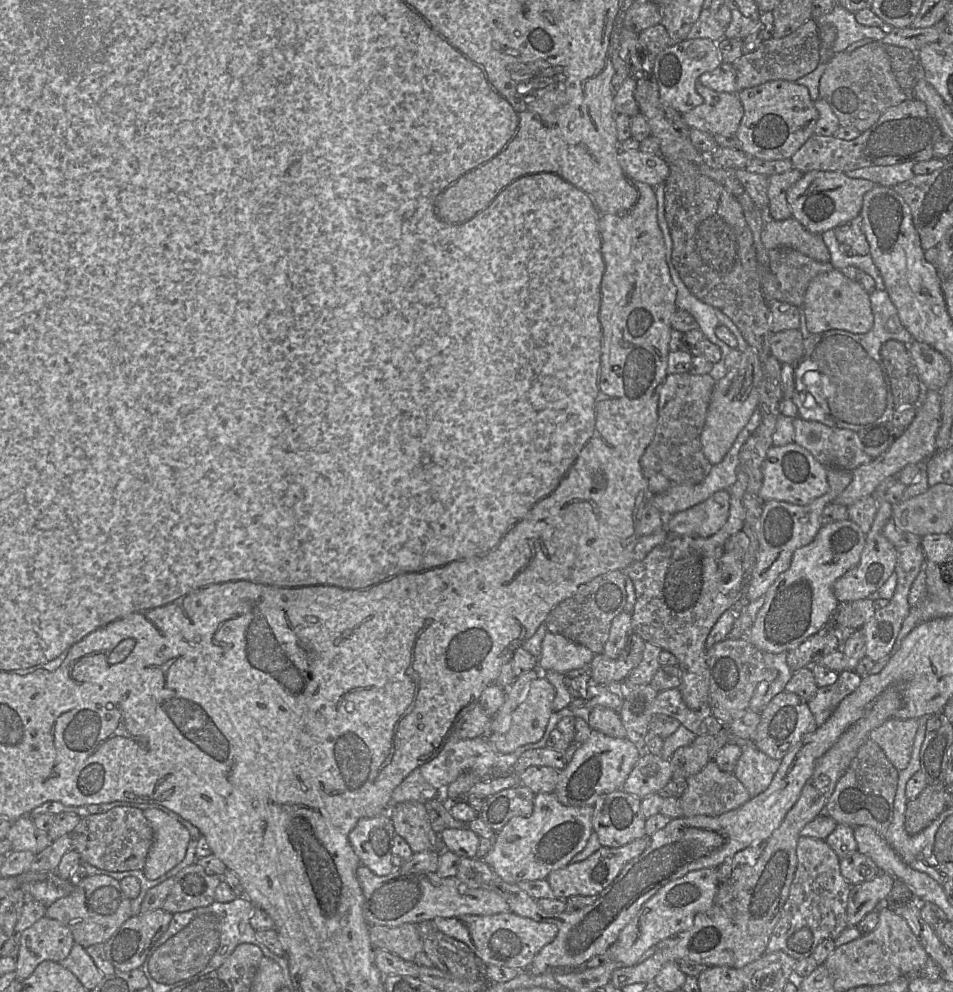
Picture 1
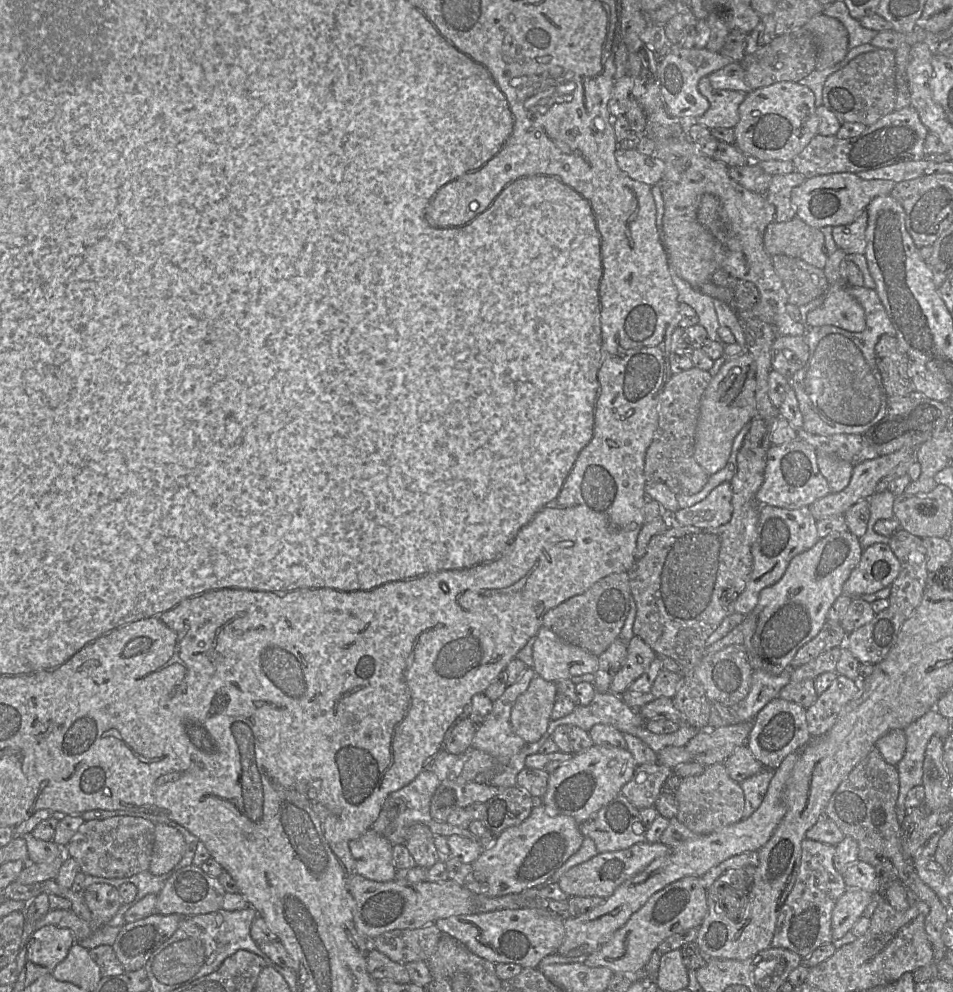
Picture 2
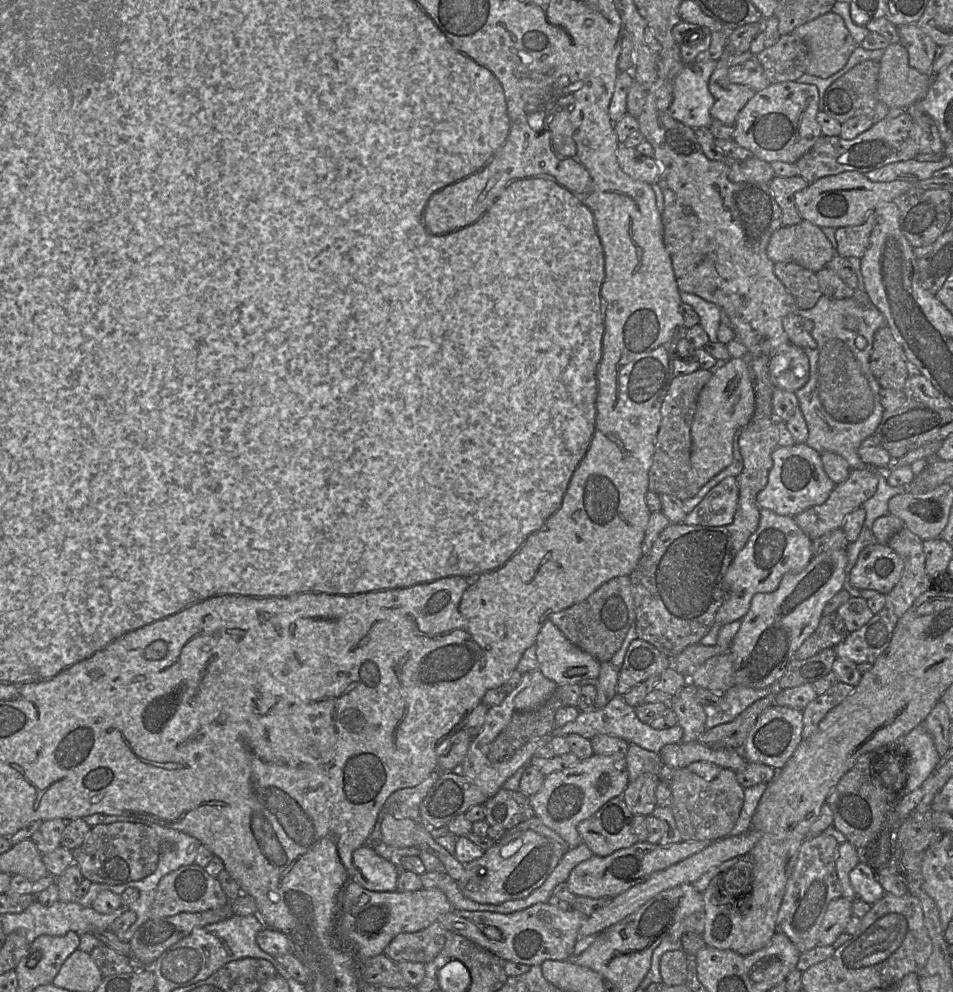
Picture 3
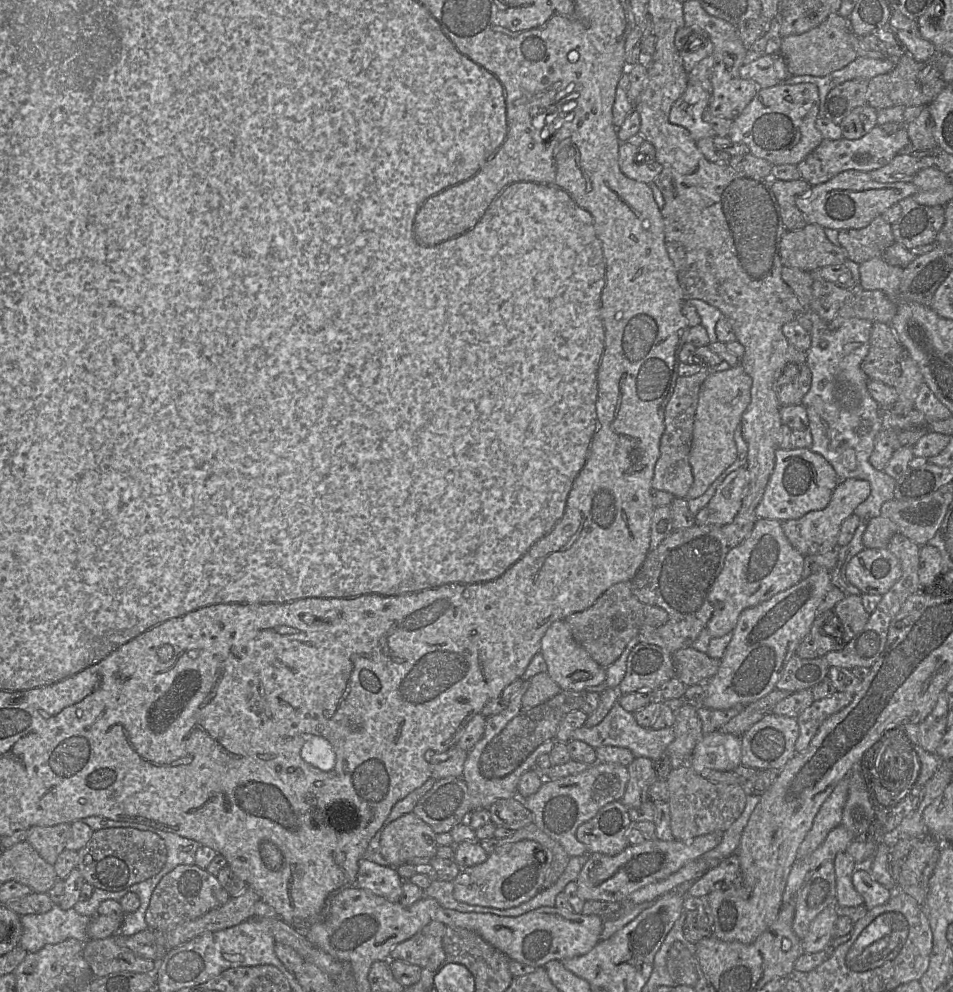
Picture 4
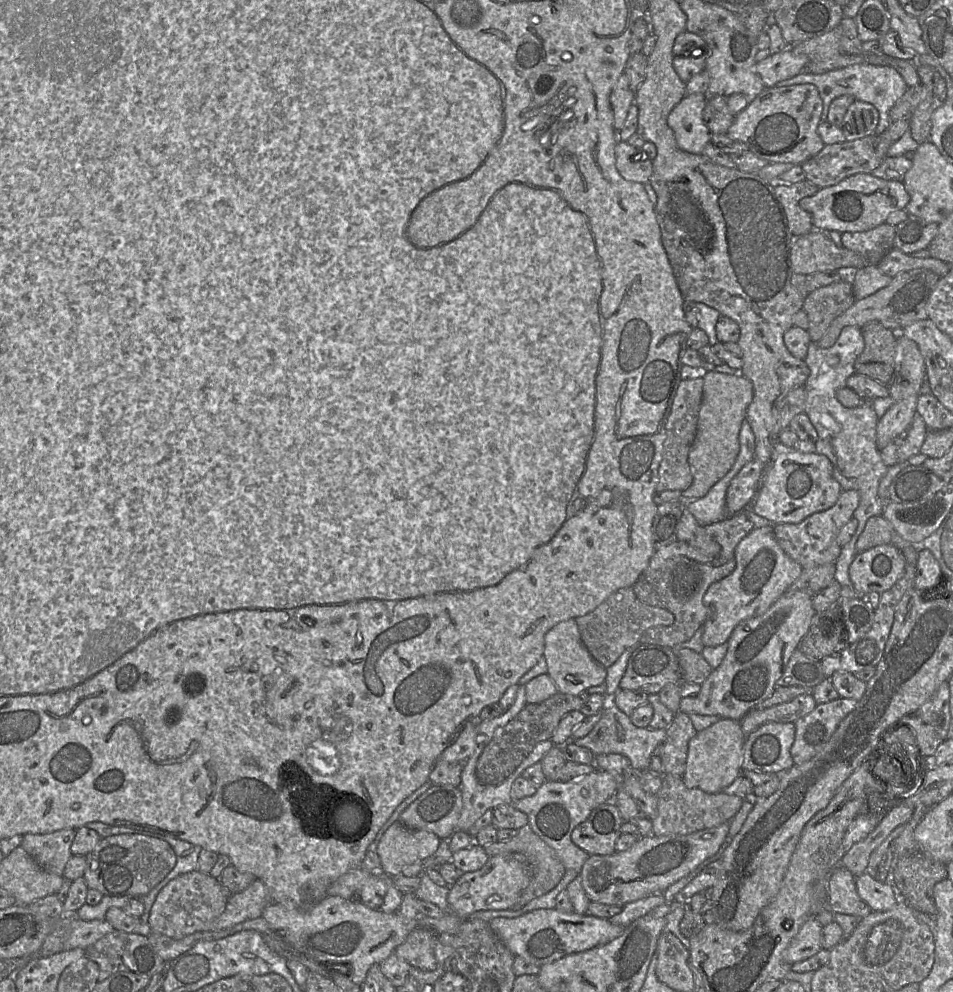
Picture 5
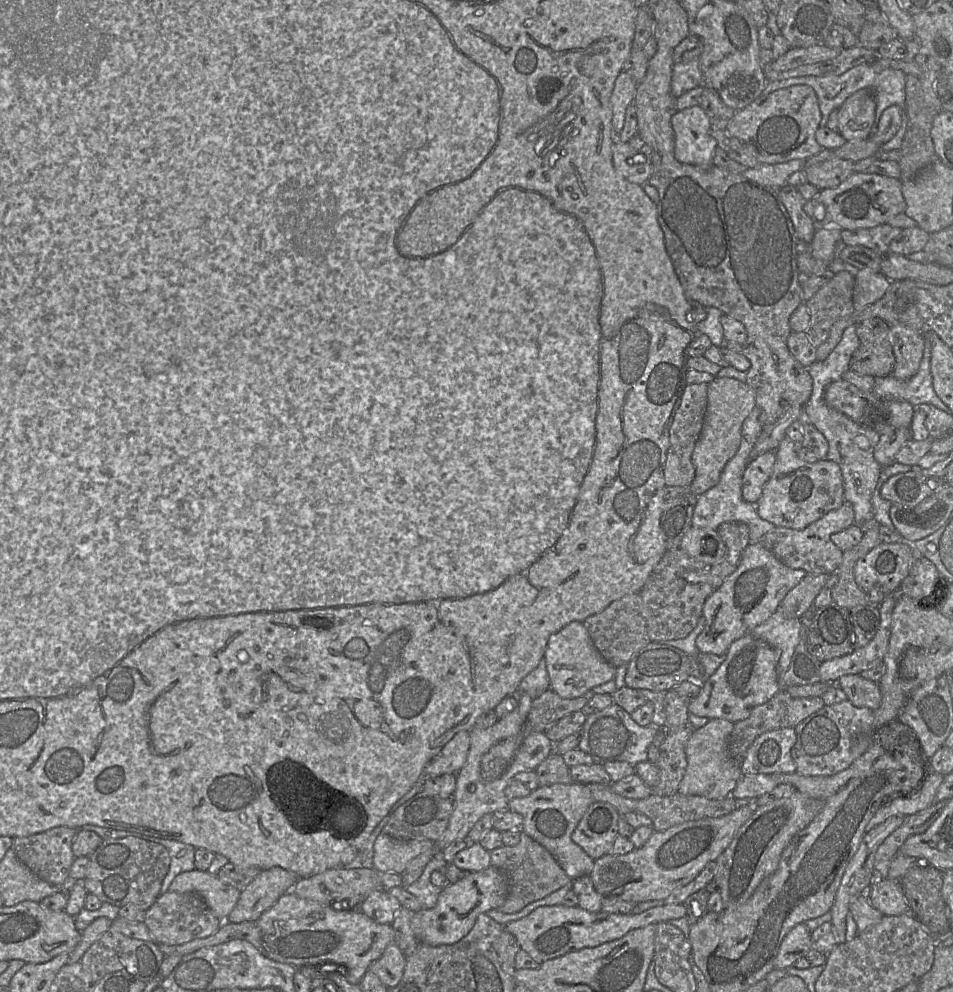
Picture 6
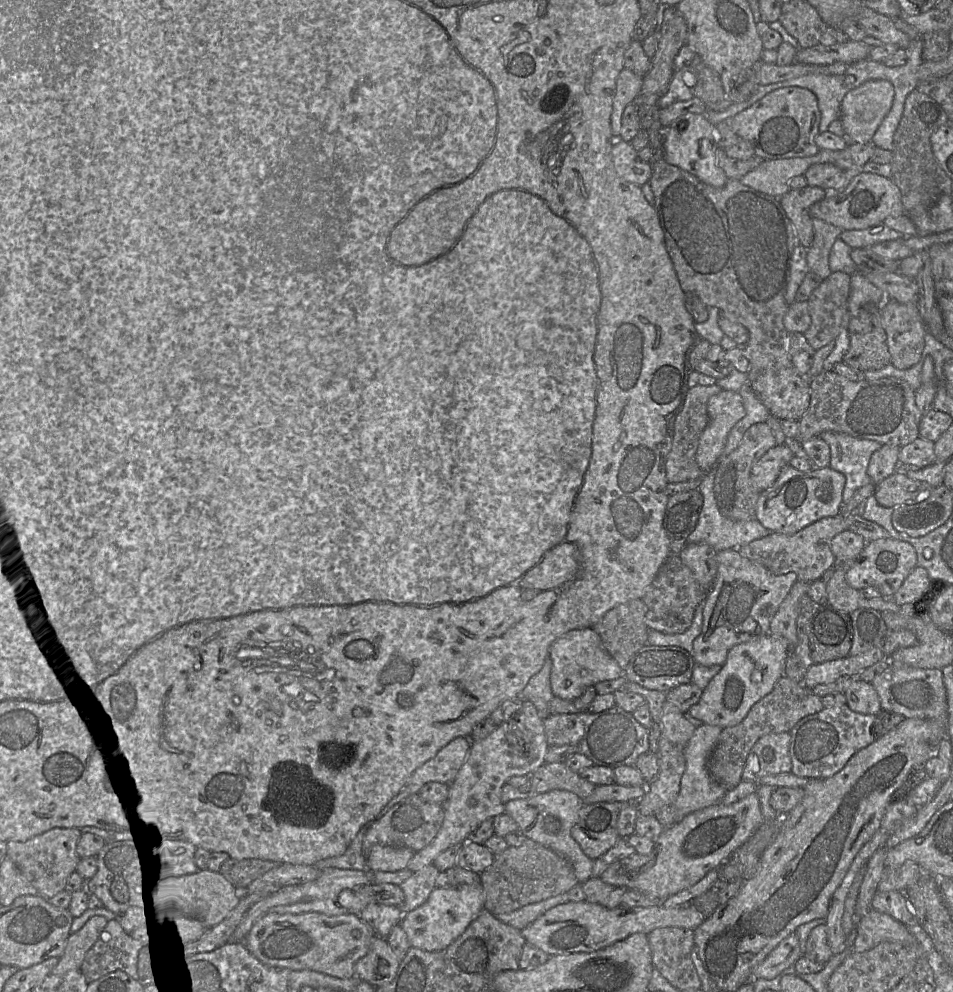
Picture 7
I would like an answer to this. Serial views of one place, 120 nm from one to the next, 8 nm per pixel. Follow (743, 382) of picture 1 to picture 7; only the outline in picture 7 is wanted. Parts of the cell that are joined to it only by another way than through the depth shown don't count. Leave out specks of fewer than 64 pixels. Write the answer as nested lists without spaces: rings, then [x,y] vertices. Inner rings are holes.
[[[721,390],[707,403],[709,421],[703,430],[696,451],[696,462],[703,473],[715,467],[720,459],[732,427],[745,416],[738,392]]]

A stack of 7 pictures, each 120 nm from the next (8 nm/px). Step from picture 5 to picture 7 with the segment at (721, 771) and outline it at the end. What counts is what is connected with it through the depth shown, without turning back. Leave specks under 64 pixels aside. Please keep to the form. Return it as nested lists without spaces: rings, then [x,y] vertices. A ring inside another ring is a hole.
[[[702,724],[695,729],[693,736],[684,747],[686,766],[680,783],[680,791],[674,801],[676,809],[680,812],[680,819],[697,810],[722,804],[721,800],[728,790],[714,780],[708,770],[709,758],[722,730],[719,726]]]

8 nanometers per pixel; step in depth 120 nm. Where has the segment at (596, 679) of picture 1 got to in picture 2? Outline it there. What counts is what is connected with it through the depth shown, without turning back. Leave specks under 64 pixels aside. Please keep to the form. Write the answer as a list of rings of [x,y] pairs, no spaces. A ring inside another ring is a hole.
[[[634,635],[628,643],[624,665],[611,681],[610,691],[616,695],[624,693],[630,684],[648,670],[656,657],[654,650],[640,637]]]

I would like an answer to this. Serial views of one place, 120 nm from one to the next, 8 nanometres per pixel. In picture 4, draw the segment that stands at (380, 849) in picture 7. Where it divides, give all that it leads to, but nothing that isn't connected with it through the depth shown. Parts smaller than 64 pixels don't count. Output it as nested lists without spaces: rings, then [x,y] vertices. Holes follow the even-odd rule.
[[[413,812],[390,822],[382,831],[379,847],[383,858],[394,868],[413,858],[436,857],[436,833]]]

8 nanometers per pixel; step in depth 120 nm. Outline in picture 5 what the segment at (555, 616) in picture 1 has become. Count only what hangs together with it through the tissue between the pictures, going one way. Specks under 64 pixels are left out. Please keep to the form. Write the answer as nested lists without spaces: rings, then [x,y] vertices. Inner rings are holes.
[[[632,587],[621,588],[611,594],[596,609],[575,618],[581,640],[592,657],[605,668],[612,666],[621,654],[632,646],[638,646],[640,637],[649,628],[670,626],[674,615],[666,609],[642,603]]]

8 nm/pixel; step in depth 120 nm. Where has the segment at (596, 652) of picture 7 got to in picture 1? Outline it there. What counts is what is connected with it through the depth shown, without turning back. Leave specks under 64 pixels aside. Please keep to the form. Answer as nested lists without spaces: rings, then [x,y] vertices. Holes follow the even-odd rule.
[[[547,632],[541,643],[537,668],[541,672],[555,671],[565,675],[571,670],[589,666],[593,657],[593,652],[585,646]]]

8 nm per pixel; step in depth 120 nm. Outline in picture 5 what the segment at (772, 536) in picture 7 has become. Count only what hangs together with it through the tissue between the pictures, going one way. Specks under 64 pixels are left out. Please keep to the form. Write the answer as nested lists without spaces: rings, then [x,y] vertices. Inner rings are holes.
[[[842,490],[837,502],[829,509],[814,513],[797,524],[779,523],[773,525],[774,534],[782,550],[803,569],[836,563],[842,547],[837,541],[840,529],[852,519],[860,502],[856,490]]]

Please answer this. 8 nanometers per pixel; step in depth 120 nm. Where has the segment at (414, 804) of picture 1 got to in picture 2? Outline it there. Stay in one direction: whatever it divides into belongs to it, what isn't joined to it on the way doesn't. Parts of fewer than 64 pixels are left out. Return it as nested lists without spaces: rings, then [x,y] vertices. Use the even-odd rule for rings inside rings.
[[[422,823],[409,827],[404,845],[415,860],[416,865],[429,869],[442,857],[434,844],[434,834]]]

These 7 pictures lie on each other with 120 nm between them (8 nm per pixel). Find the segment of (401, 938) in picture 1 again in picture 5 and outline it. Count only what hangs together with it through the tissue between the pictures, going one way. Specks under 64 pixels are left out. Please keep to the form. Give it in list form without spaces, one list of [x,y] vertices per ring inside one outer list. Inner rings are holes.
[[[417,927],[395,948],[395,954],[411,966],[423,971],[437,968],[434,949],[438,934],[426,927]]]

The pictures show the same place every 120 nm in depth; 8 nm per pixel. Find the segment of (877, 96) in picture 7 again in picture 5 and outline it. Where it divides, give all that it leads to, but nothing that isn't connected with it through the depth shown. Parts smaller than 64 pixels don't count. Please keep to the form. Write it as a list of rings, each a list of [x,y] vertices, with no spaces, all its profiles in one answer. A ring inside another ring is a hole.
[[[855,100],[847,109],[840,126],[847,141],[875,134],[879,112],[871,103]]]

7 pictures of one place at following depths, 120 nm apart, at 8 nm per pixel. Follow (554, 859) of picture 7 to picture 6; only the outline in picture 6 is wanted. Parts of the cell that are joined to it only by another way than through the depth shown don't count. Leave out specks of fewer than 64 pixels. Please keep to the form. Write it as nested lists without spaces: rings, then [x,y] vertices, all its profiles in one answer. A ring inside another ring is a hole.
[[[523,831],[517,845],[503,845],[489,852],[491,866],[502,870],[509,879],[507,898],[497,909],[500,912],[506,914],[519,912],[528,904],[550,895],[573,881],[547,849]]]

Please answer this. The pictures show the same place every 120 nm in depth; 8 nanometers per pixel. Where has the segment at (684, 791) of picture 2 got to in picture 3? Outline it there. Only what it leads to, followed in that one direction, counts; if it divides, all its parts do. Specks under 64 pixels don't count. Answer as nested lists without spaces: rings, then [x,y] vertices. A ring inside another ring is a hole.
[[[687,768],[676,769],[670,788],[671,810],[683,841],[716,841],[730,835],[744,805],[744,788],[733,770],[722,768],[716,778],[706,780]]]

